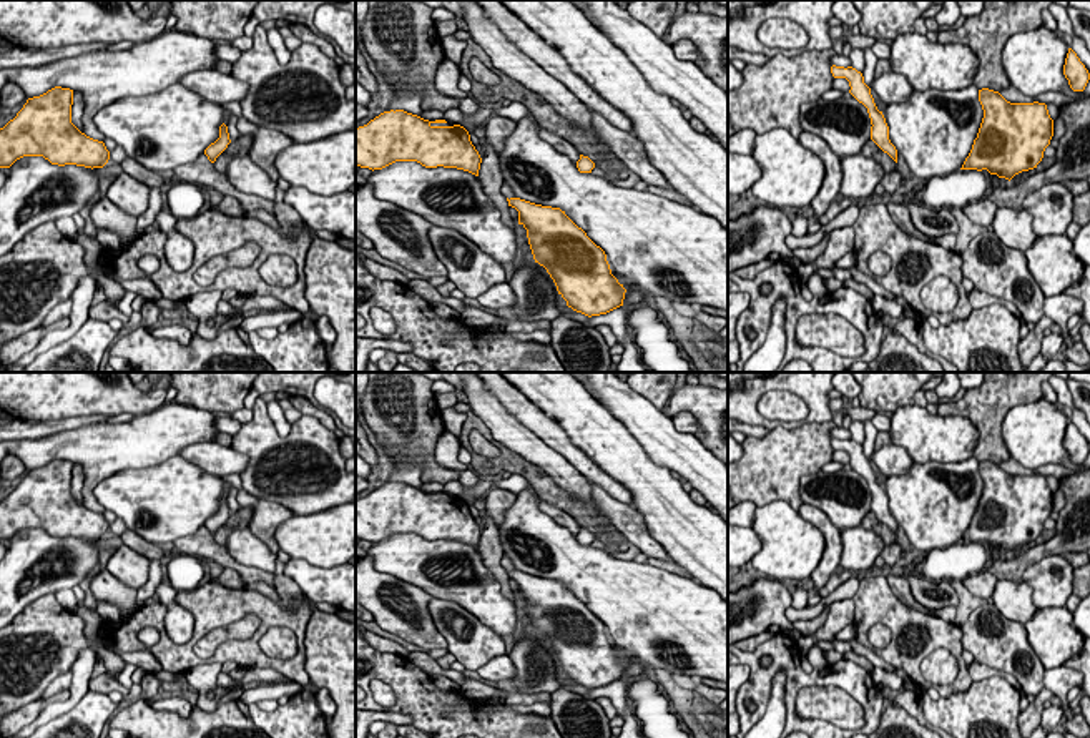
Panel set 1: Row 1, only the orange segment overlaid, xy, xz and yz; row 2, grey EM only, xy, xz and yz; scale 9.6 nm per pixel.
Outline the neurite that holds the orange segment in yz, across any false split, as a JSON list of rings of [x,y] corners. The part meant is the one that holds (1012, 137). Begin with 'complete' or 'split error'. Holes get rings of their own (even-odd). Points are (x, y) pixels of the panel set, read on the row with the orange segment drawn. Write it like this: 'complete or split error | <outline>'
complete | [[[979,90],[984,118],[960,170],[987,170],[1012,180],[1037,168],[1053,136],[1045,103],[1010,103],[999,91]]]

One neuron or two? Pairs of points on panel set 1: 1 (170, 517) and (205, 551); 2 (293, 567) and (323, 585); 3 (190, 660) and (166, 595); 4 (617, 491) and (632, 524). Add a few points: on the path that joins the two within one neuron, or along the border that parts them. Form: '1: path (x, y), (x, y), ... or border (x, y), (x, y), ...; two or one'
1: border (203, 524), (191, 534), (176, 537), (170, 544); two
2: path (299, 570), (316, 584); one
3: border (165, 607), (165, 632), (175, 642), (185, 644); two
4: border (590, 481), (632, 507); two

